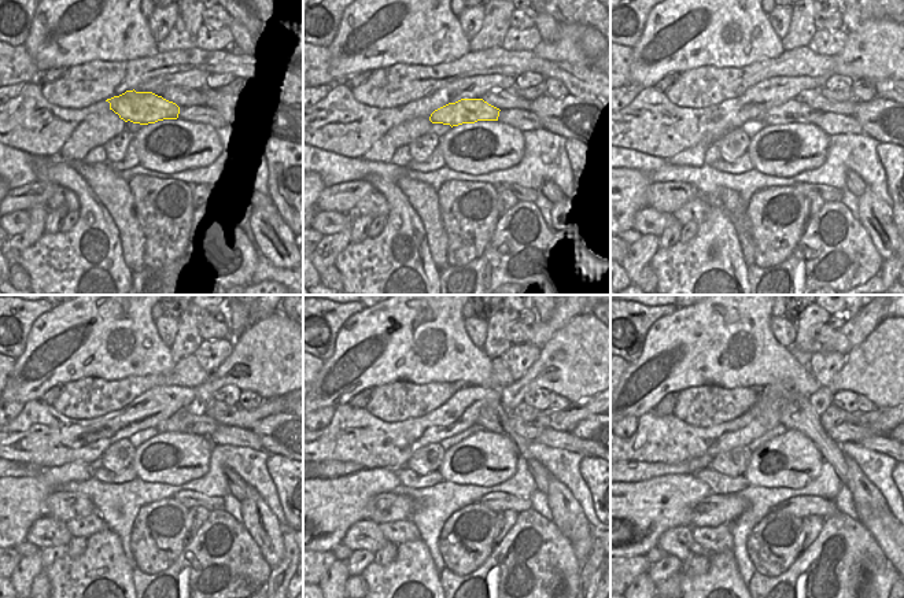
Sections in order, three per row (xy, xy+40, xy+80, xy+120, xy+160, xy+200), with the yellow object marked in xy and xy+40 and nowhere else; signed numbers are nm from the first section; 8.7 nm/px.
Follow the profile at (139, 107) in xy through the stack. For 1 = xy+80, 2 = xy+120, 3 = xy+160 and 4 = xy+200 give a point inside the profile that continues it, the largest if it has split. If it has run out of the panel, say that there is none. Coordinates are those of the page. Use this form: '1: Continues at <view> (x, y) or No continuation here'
1: Continues at xy+80 (793, 111)
2: Continues at xy+120 (181, 421)
3: Continues at xy+160 (528, 431)
4: Continues at xy+200 (845, 432)

